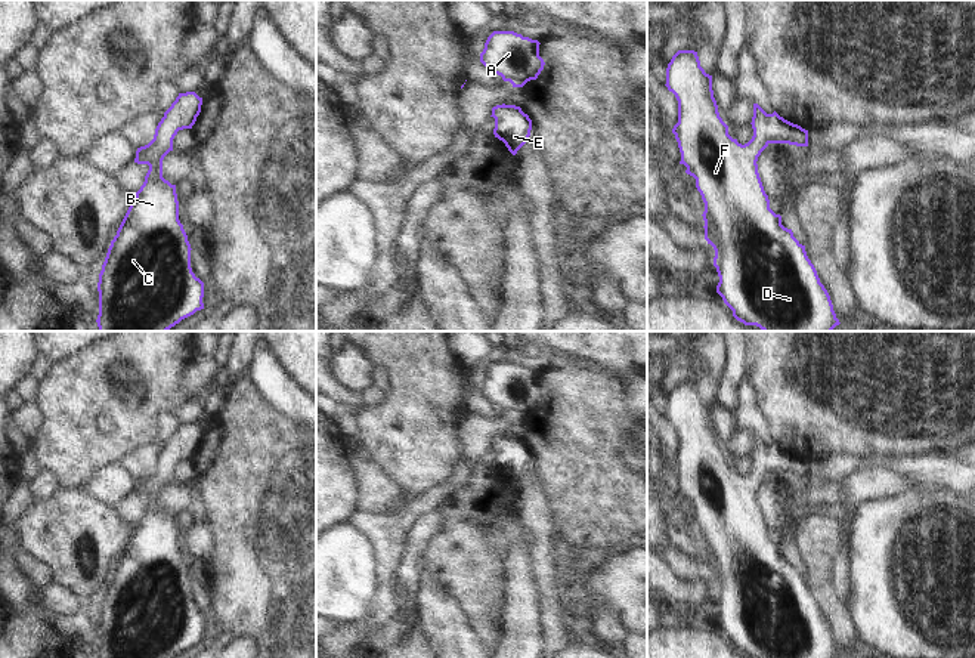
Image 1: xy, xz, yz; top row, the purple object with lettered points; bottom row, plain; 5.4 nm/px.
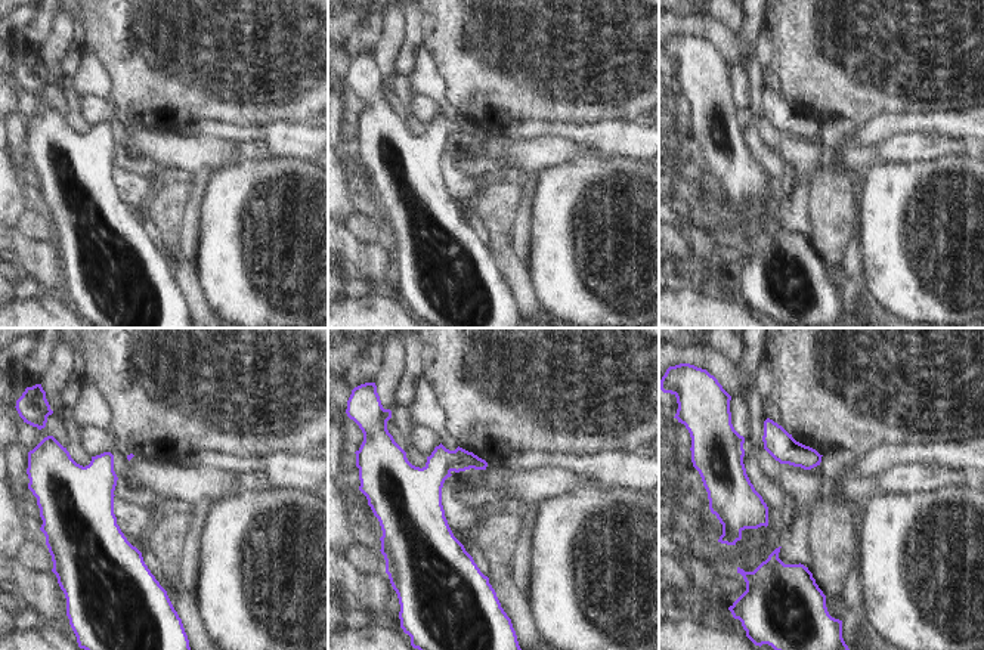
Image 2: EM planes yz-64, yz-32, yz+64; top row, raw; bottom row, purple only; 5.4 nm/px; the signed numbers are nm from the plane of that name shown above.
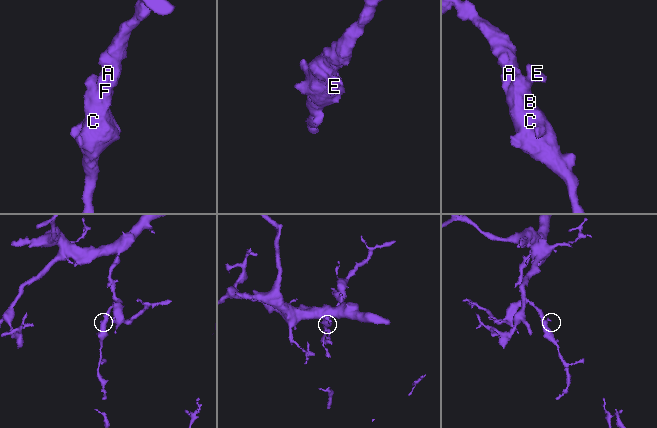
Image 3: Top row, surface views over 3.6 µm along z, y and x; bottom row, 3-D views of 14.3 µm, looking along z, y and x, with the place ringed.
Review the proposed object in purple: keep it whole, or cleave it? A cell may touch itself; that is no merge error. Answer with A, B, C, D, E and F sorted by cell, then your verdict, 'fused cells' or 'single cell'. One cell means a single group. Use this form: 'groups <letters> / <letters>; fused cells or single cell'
groups A B C D E F; single cell

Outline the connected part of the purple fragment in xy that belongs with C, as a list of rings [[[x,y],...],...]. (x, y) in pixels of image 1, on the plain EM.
[[[195,423],[179,424],[155,460],[154,470],[137,479],[134,494],[148,495],[145,513],[136,523],[99,605],[98,658],[174,658],[204,640],[204,614],[191,599],[191,575],[179,552],[176,516],[162,509],[162,491],[173,482],[179,461],[192,460],[201,444],[202,429]]]

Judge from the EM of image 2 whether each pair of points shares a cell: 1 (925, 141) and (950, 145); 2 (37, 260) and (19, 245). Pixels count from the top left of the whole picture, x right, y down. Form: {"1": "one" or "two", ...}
{"1": "one", "2": "one"}

